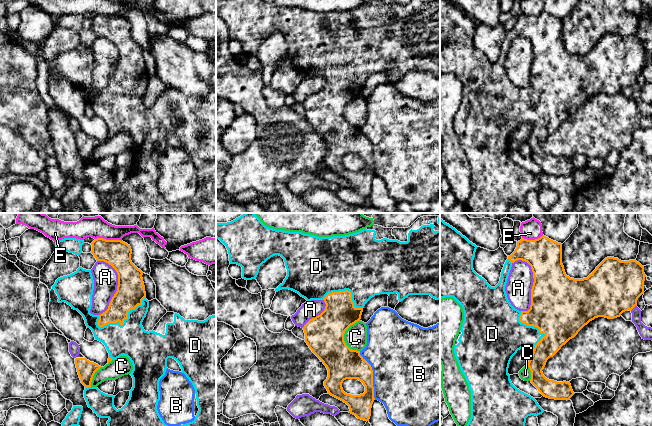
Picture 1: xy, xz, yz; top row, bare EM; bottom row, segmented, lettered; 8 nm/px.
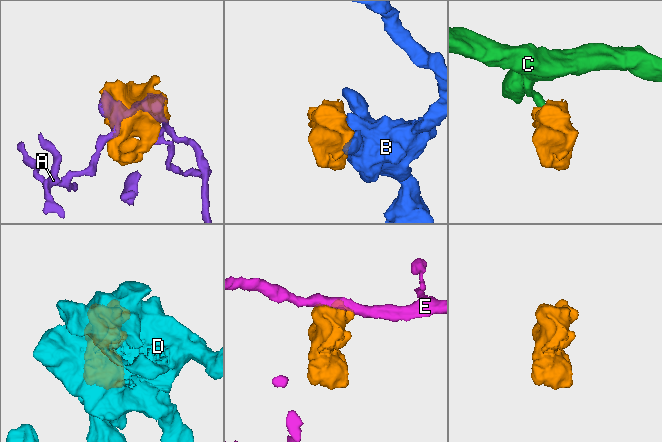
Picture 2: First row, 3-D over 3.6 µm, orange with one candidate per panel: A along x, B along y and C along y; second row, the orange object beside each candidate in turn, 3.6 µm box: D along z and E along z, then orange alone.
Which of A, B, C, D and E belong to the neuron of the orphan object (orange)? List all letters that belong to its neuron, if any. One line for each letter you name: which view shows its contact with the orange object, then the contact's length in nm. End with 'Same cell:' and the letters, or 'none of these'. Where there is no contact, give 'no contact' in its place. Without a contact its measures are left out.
D: contact in xy; length 460 nm
Same cell: D

